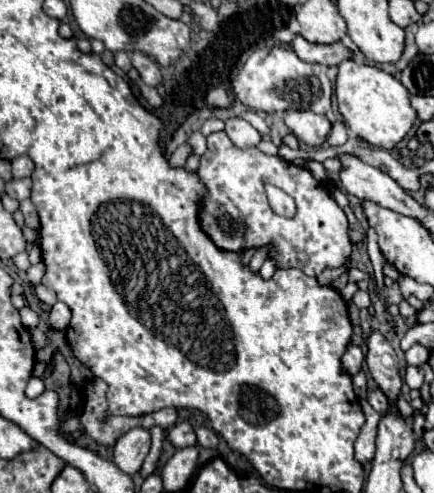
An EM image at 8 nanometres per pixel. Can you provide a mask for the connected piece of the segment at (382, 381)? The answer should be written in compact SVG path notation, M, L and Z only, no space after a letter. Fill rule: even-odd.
M380 331L370 333L366 363L368 363L370 375L374 377L374 381L388 395L388 399L396 403L398 391L402 387L402 379L398 375L398 359L396 359L392 345Z

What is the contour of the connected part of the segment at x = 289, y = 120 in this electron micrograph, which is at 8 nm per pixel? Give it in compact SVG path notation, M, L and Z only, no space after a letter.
M286 109L284 123L308 147L320 147L330 131L330 121L326 119L326 115L316 115L314 111Z

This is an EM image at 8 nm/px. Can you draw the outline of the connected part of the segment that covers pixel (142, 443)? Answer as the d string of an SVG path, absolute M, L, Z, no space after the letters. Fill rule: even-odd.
M138 427L122 435L114 447L114 463L126 475L136 475L150 451L150 431Z

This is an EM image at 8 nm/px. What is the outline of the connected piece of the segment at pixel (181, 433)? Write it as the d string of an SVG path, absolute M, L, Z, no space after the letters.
M182 421L178 425L174 425L168 433L168 439L176 445L176 447L188 447L188 445L196 445L196 433L194 433L194 425L190 421Z

